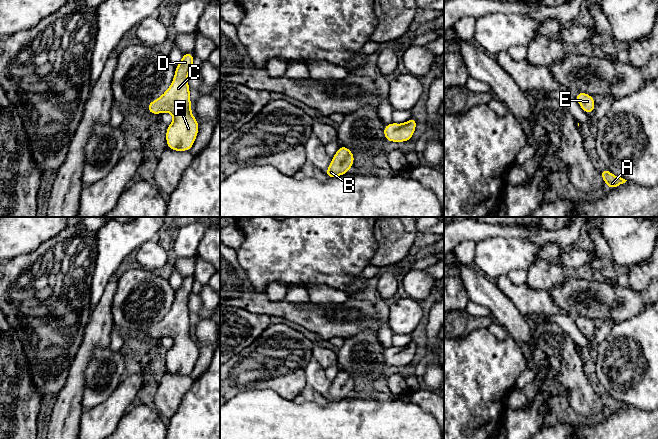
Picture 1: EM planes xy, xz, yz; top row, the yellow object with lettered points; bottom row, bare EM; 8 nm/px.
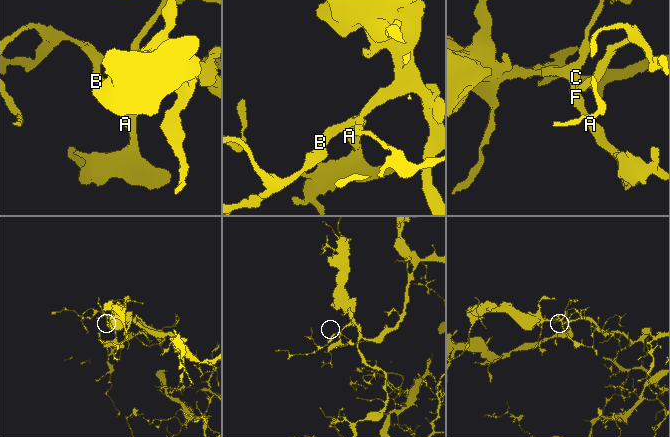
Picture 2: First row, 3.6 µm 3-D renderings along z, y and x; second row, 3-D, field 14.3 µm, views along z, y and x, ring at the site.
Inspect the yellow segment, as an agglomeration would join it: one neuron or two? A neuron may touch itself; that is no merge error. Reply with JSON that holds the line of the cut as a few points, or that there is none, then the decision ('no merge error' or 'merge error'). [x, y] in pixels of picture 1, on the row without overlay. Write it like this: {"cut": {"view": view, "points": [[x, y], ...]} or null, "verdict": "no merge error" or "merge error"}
{"cut": null, "verdict": "no merge error"}

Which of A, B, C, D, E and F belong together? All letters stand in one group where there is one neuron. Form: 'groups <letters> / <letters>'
groups A B C D E F

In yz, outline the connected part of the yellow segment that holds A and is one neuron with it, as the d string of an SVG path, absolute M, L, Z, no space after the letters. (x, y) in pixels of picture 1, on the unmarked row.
M605 391L600 396L603 406L608 409L609 413L614 413L621 408L625 407L627 404L613 399L610 395L608 395Z

